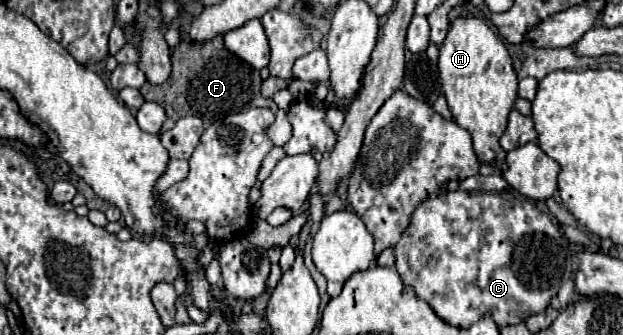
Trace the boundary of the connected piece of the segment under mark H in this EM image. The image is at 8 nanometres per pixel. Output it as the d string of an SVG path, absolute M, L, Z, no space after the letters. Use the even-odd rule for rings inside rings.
M474 16L456 18L440 48L438 72L454 122L472 134L474 152L480 164L494 164L498 172L504 172L508 168L506 152L502 150L498 138L506 130L508 114L518 98L518 76L504 42L500 42L484 20Z

